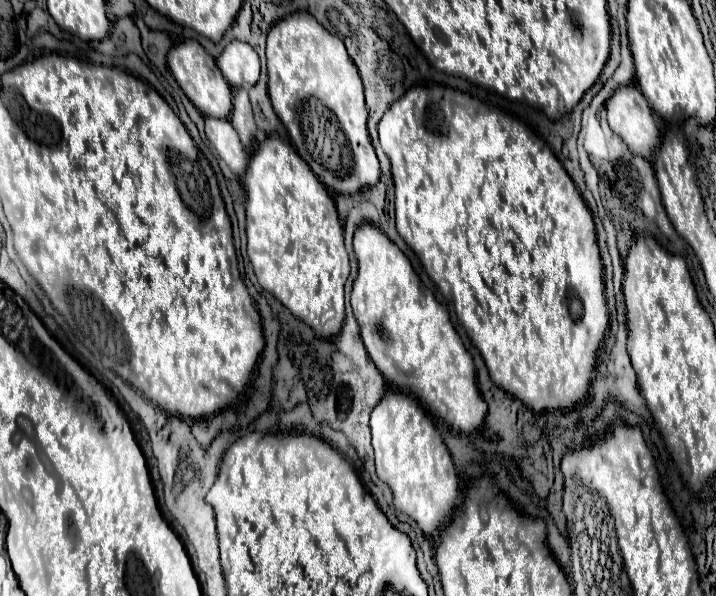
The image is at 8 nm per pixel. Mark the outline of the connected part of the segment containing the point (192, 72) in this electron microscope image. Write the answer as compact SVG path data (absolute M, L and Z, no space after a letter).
M186 40L178 46L174 46L168 52L168 66L178 82L178 86L184 90L184 94L190 98L190 102L200 110L202 116L212 118L228 118L232 112L232 90L228 82L224 80L220 68L216 66L216 60L198 44L196 40Z

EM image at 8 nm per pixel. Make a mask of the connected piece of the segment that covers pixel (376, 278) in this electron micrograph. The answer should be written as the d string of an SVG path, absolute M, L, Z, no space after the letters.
M362 224L354 234L354 252L358 258L358 276L354 280L350 302L354 316L360 324L362 342L380 374L394 386L412 392L428 408L430 414L442 418L442 422L446 422L452 430L472 434L482 428L488 406L476 386L472 356L464 348L458 332L454 330L446 308L438 304L436 298L424 288L420 278L412 270L408 258L380 228L372 224Z

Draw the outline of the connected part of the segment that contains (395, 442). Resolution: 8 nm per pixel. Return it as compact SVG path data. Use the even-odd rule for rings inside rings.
M388 392L372 410L370 428L376 474L390 486L396 510L414 518L424 536L434 534L448 520L458 498L458 476L454 462L434 422L412 396Z

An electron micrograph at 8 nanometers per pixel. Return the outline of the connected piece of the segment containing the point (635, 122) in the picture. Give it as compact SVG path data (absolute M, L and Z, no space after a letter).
M634 86L618 88L608 100L606 112L610 128L624 140L628 150L652 160L660 142L660 128L642 92Z

